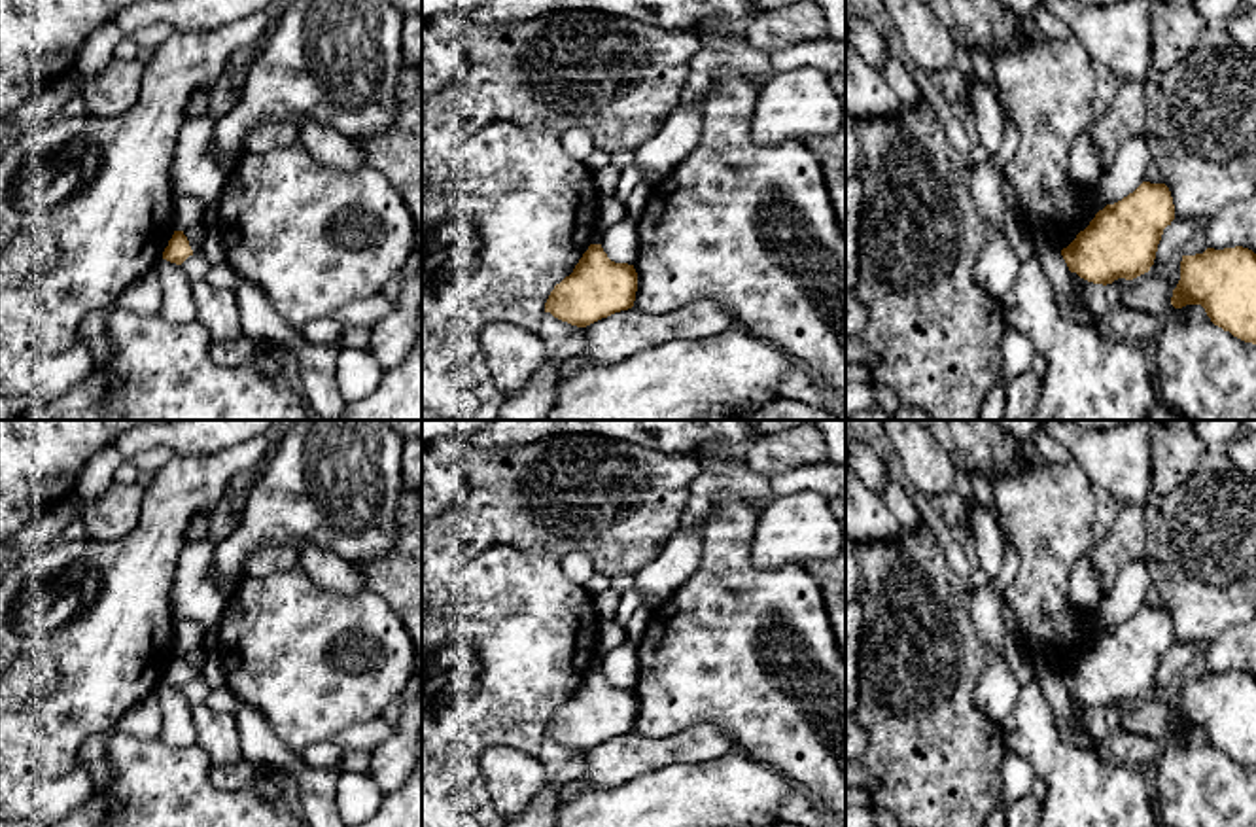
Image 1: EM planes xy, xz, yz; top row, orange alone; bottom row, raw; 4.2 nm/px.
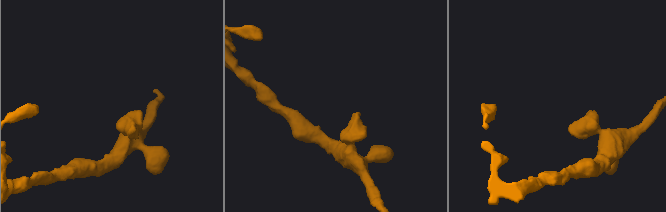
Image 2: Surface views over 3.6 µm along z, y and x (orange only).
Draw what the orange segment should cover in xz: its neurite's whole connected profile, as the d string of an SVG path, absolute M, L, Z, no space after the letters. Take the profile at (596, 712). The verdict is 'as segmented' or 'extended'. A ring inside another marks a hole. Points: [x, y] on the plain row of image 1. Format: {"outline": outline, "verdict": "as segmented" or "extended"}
{"outline": "M590 668L573 696L550 715L545 736L577 751L586 751L634 730L637 696L634 689L615 687L602 668Z", "verdict": "as segmented"}

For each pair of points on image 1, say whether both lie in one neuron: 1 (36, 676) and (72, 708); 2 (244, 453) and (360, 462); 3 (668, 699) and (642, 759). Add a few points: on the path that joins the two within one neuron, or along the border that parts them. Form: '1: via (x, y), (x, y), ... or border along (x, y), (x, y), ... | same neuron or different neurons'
1: border along (46, 651), (57, 665), (57, 687), (19, 708) | different neurons
2: border along (273, 449), (265, 460) | different neurons
3: border along (695, 725), (666, 737), (644, 737), (634, 731) | different neurons

